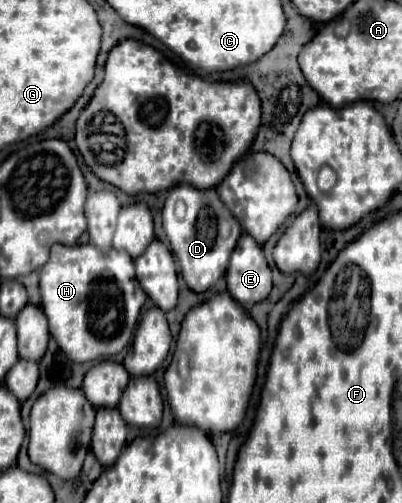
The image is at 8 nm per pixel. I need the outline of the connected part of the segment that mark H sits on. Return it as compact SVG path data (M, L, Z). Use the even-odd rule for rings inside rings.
M53 244L51 246L51 258L45 266L39 268L39 280L41 280L41 308L49 320L49 332L57 340L59 348L73 360L73 362L87 362L87 360L101 360L109 358L117 352L121 352L135 334L135 326L139 320L141 306L147 298L143 288L139 288L139 282L135 278L135 266L133 258L127 256L127 252L119 252L115 248L109 248L107 252L95 248L89 244Z

